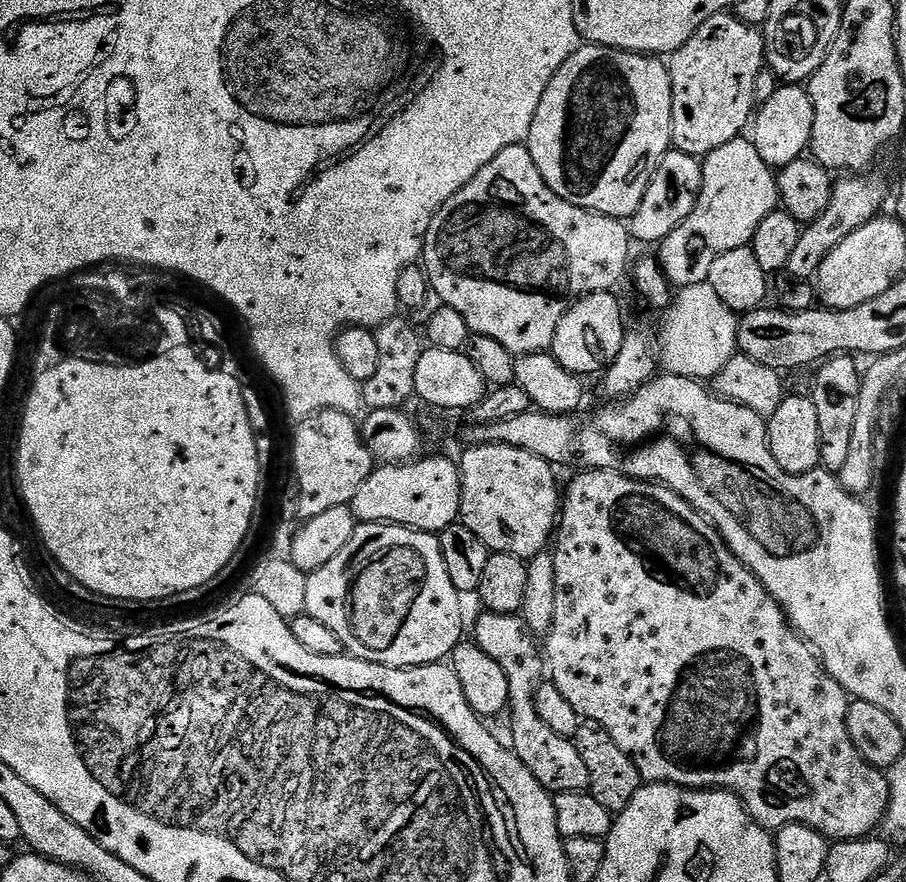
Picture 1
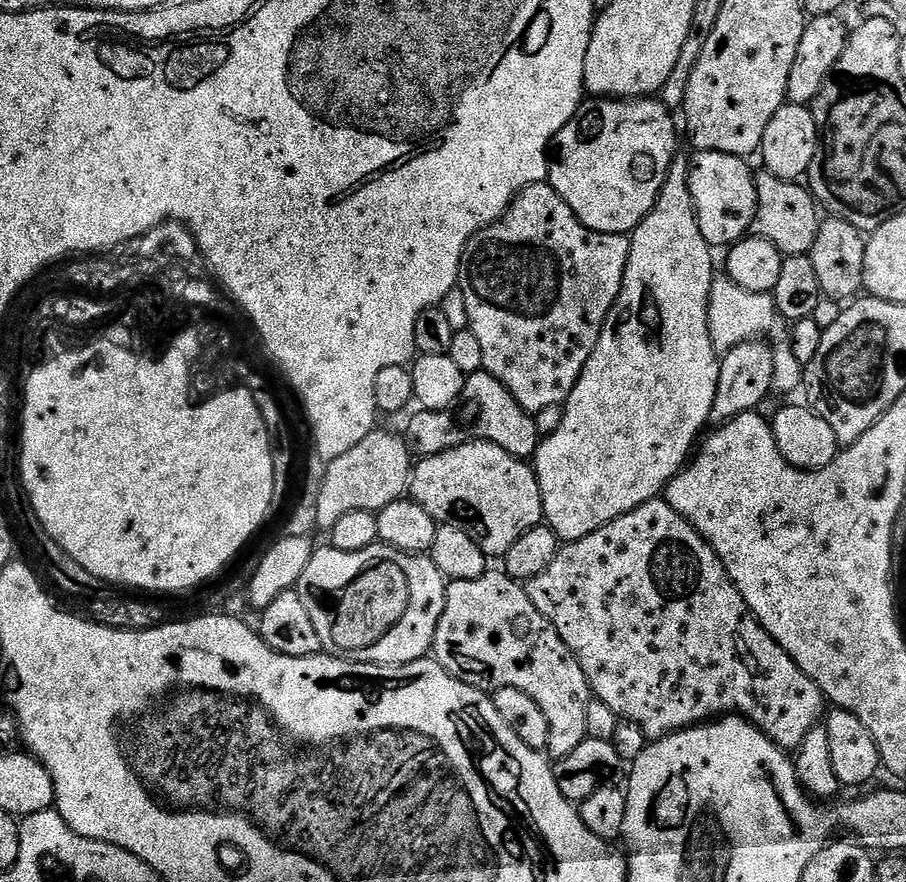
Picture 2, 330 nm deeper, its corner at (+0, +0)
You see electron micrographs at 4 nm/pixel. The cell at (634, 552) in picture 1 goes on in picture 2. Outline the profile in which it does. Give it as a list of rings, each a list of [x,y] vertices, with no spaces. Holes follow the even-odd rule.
[[[657,498],[646,502],[614,518],[614,522],[594,530],[594,534],[586,534],[586,538],[565,543],[554,558],[554,562],[550,562],[550,566],[546,566],[542,574],[527,581],[526,587],[530,602],[538,606],[538,610],[554,626],[554,630],[558,630],[570,654],[578,658],[578,666],[582,666],[582,674],[586,674],[588,684],[592,687],[593,697],[606,702],[606,706],[610,706],[610,710],[614,710],[616,716],[630,722],[638,722],[638,726],[642,726],[649,741],[658,742],[663,736],[673,735],[684,728],[703,725],[707,721],[723,717],[725,713],[728,713],[746,719],[755,728],[762,729],[764,735],[769,736],[772,742],[782,750],[795,750],[800,747],[802,738],[806,738],[806,734],[810,734],[812,727],[821,723],[825,715],[826,697],[824,693],[792,661],[790,654],[786,654],[786,650],[782,650],[782,646],[778,646],[778,642],[774,642],[774,638],[770,638],[770,634],[757,622],[756,615],[746,606],[742,594],[738,594],[734,582],[728,576],[728,571],[716,556],[716,551],[688,525],[687,520],[683,520],[668,505],[667,499]]]

